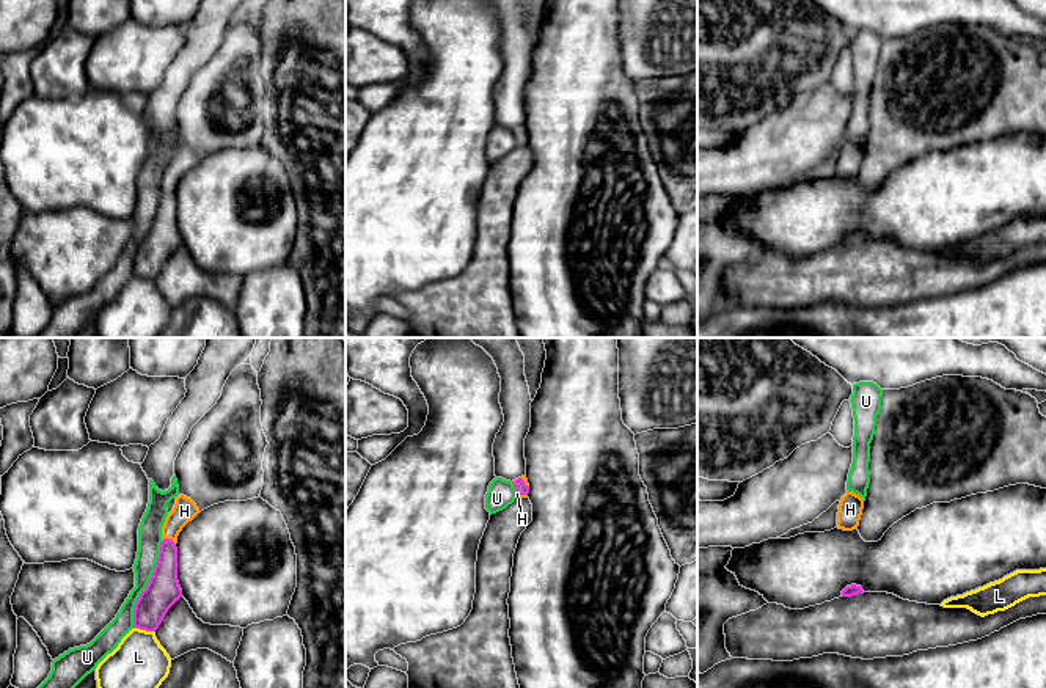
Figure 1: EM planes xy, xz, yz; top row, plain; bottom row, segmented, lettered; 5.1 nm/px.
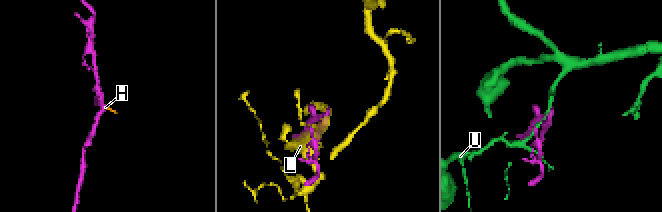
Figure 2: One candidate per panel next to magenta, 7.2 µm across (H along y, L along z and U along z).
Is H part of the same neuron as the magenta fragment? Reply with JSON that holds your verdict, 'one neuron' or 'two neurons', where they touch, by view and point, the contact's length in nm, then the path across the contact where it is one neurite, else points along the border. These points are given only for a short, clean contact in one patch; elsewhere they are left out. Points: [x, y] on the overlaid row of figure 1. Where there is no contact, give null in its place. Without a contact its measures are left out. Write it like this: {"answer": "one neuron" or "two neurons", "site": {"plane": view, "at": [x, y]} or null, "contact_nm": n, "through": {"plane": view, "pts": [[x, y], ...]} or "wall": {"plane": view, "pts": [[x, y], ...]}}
{"answer": "one neuron", "site": {"plane": "xy", "at": [170, 539]}, "contact_nm": 80, "through": {"plane": "xy", "pts": [[164, 586], [170, 539], [170, 530], [184, 511]]}}

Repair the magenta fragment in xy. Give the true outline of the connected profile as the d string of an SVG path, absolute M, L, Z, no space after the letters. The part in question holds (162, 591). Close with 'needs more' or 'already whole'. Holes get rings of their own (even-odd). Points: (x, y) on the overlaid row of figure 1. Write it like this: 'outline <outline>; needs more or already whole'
outline M177 495L162 526L162 543L152 576L133 608L133 628L155 631L168 609L182 597L177 581L177 536L199 514L196 504Z; needs more

